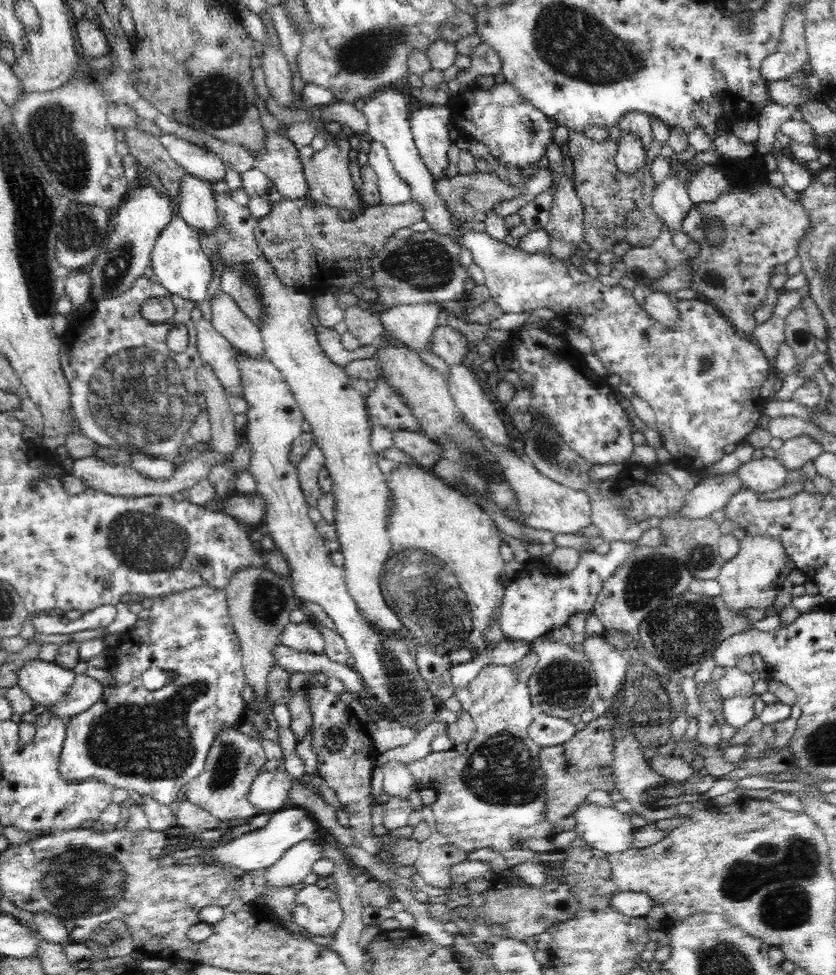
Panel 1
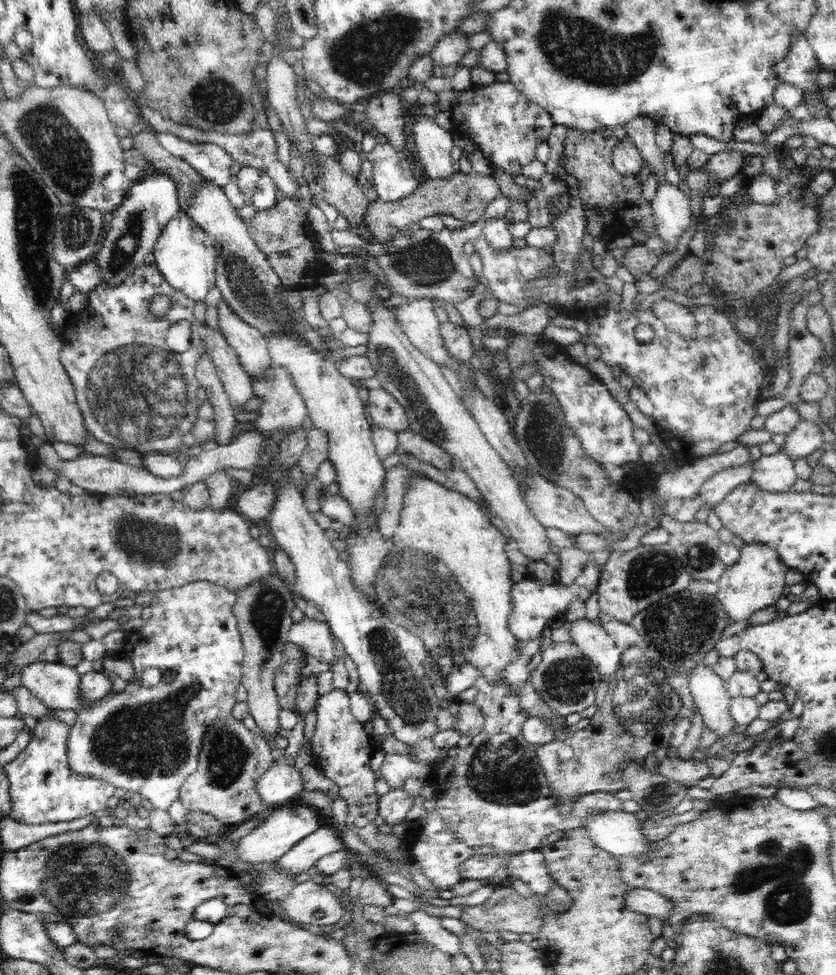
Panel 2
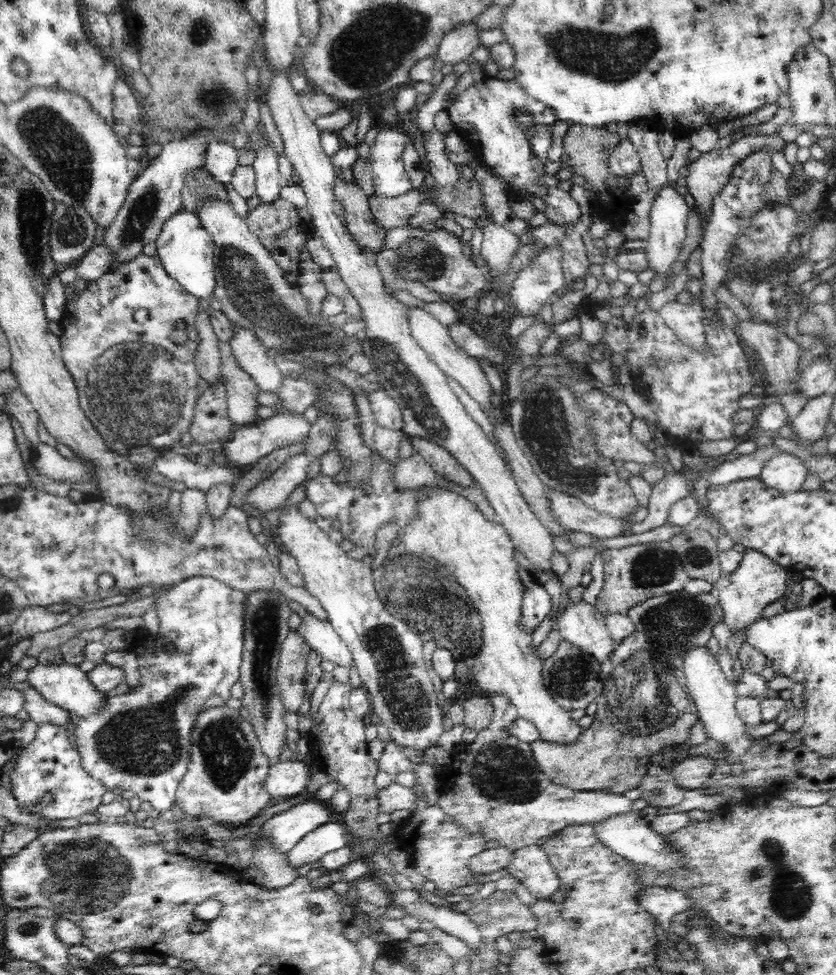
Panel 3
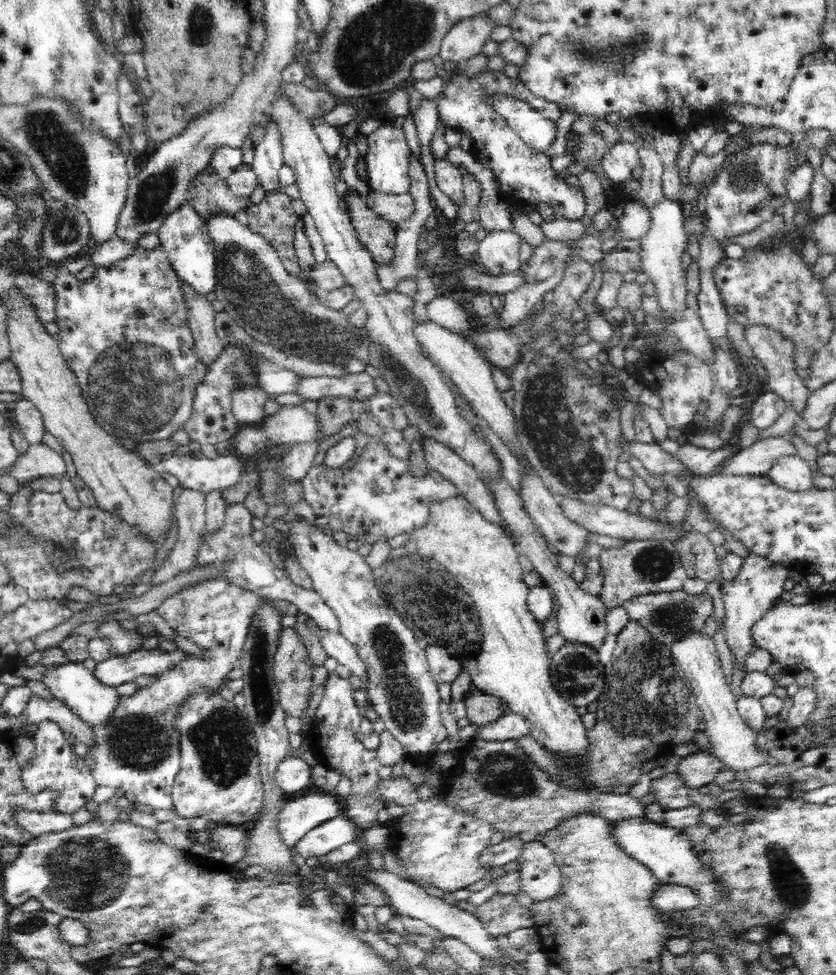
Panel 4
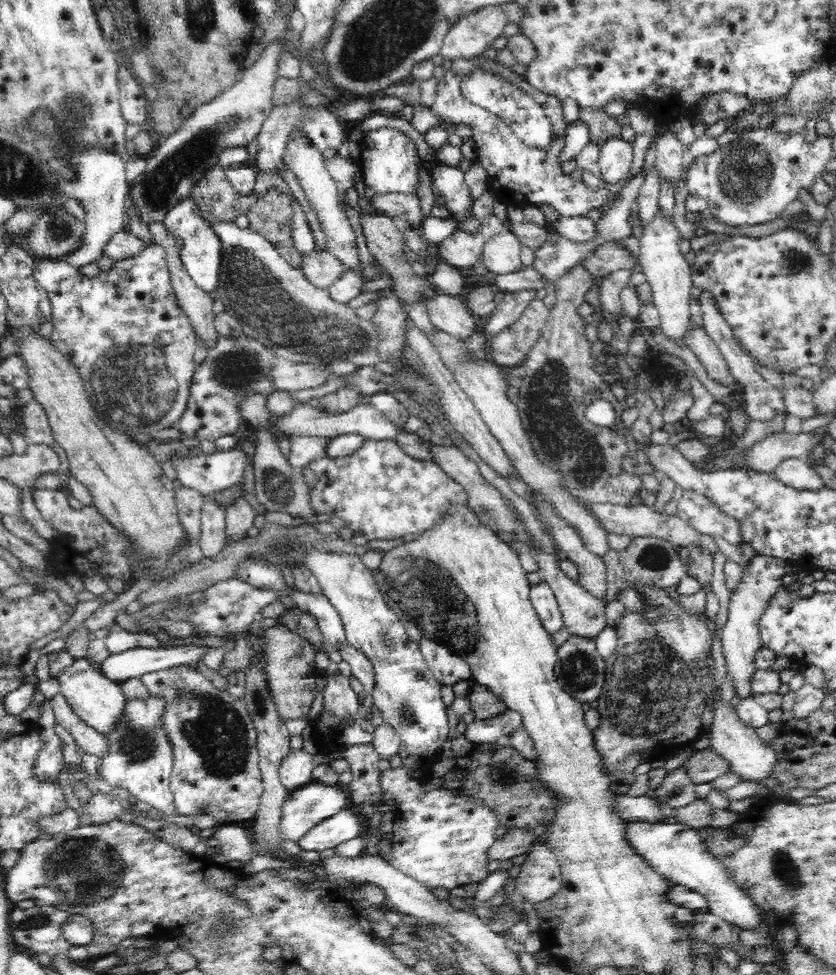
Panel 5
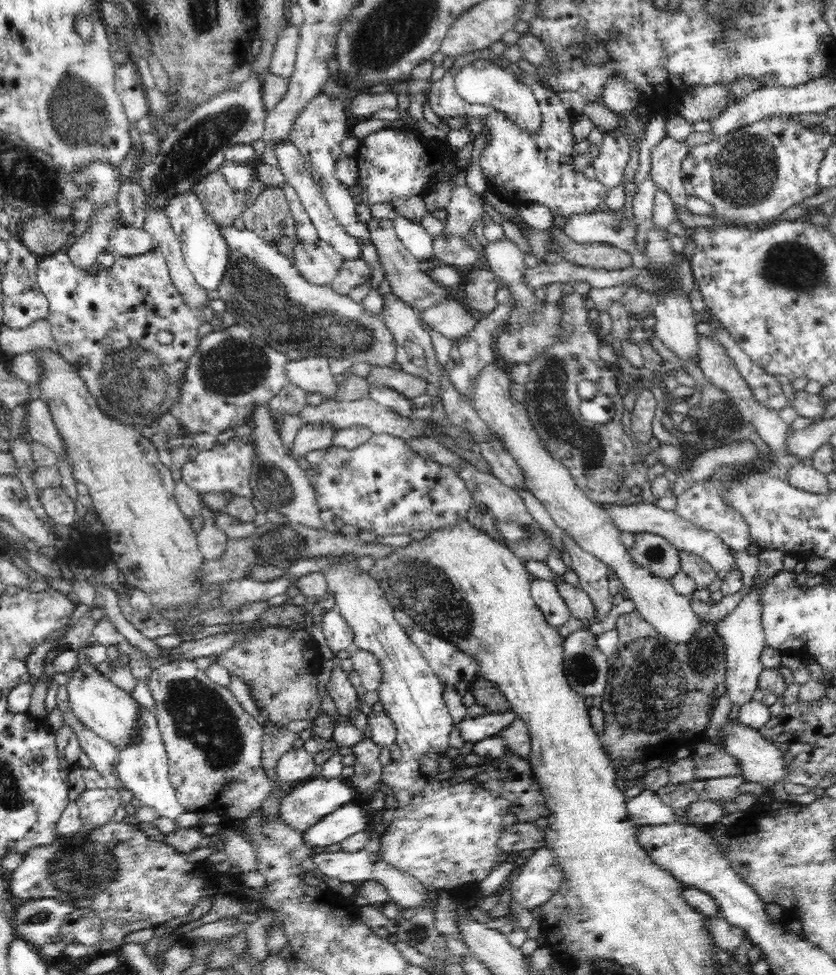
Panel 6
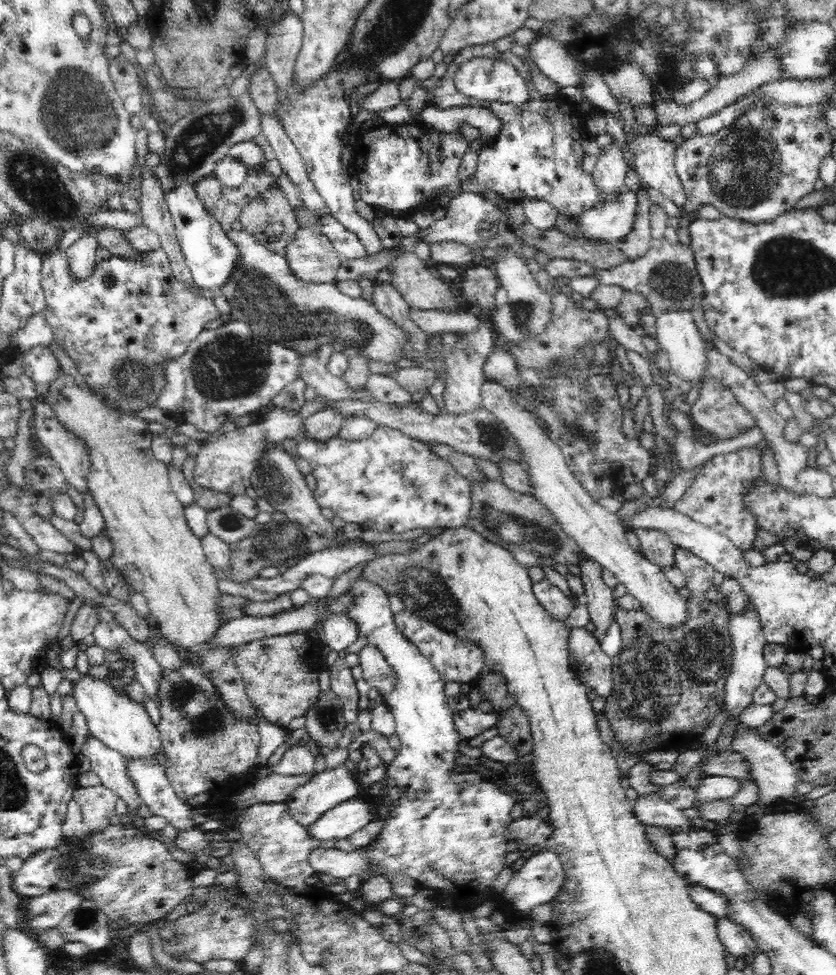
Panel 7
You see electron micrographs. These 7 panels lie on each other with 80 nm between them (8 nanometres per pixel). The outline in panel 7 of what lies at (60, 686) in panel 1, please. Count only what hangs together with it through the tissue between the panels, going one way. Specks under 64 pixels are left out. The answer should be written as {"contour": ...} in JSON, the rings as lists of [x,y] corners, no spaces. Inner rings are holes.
{"contour":[[[88,673],[84,674],[80,680],[73,682],[72,695],[76,699],[76,710],[84,714],[87,725],[90,726],[90,734],[94,734],[100,742],[116,750],[125,758],[158,755],[163,768],[166,769],[160,733],[142,704],[130,699],[126,693],[120,692],[105,679],[95,680]]]}

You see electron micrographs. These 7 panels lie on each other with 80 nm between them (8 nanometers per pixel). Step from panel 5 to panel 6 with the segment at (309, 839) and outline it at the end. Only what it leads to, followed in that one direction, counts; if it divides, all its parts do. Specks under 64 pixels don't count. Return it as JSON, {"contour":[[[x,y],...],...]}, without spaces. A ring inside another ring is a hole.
{"contour":[[[354,800],[328,814],[318,824],[304,832],[304,841],[309,846],[328,847],[342,843],[350,836],[364,832],[368,828],[368,816],[362,810],[362,804]]]}

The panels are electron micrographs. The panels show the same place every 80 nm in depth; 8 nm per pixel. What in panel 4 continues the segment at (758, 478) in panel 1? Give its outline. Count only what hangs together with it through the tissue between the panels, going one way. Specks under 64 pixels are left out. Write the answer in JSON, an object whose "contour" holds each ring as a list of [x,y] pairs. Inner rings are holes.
{"contour":[[[797,454],[778,457],[766,476],[777,486],[790,491],[812,489],[815,486],[815,473],[806,460]]]}

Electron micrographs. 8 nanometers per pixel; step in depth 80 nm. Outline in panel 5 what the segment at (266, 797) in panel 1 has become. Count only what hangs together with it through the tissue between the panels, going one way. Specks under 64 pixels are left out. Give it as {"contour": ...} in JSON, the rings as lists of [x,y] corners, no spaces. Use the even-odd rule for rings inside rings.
{"contour":[[[300,749],[290,751],[290,754],[282,760],[279,766],[279,777],[282,785],[290,792],[314,781],[312,770],[316,764],[312,756],[304,749]]]}

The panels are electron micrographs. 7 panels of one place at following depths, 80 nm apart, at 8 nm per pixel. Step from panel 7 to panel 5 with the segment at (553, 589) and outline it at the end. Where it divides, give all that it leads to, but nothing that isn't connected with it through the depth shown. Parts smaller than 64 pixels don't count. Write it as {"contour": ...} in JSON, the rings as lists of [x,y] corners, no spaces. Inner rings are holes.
{"contour":[[[542,578],[540,583],[531,586],[529,602],[535,608],[543,628],[550,634],[558,632],[565,626],[552,587]]]}

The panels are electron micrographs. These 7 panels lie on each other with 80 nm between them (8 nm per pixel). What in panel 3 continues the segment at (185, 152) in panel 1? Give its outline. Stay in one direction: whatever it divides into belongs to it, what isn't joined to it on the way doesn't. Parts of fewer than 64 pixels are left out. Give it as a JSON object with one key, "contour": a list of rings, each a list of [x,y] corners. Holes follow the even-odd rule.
{"contour":[[[213,141],[204,152],[201,168],[214,176],[216,181],[226,185],[231,182],[233,172],[238,166],[238,156],[238,151],[234,147]]]}

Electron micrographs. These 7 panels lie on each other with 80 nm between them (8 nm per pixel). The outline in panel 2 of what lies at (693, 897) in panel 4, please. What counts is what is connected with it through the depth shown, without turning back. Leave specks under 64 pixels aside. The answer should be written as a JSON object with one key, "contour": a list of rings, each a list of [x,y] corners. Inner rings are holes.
{"contour":[[[646,888],[631,889],[623,904],[630,911],[660,918],[664,925],[668,923],[673,906],[664,896]]]}

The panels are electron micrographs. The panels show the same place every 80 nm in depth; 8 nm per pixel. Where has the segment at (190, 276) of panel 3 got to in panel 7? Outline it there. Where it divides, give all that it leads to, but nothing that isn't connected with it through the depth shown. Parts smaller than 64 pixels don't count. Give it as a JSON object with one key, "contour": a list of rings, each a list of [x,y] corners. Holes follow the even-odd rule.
{"contour":[[[184,183],[178,187],[172,187],[166,195],[166,202],[185,256],[185,263],[191,270],[195,285],[219,293],[225,281],[228,280],[233,266],[240,259],[237,258],[236,245],[228,238],[228,233],[222,225],[207,212],[203,202],[197,197],[194,184]]]}

